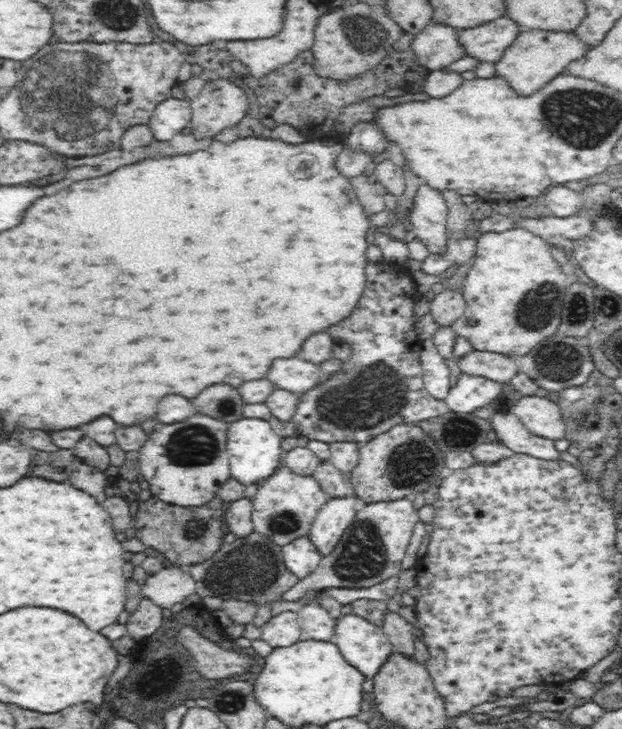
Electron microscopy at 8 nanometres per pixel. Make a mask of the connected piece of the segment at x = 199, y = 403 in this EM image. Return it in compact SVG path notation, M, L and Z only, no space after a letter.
M214 384L202 390L192 402L196 406L196 412L228 424L243 417L243 408L246 403L240 398L236 388L226 384Z

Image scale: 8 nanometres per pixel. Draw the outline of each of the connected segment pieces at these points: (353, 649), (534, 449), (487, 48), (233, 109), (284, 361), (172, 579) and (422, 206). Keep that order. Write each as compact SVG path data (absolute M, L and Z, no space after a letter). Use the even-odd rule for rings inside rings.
M354 613L336 620L335 633L330 641L340 649L348 663L368 678L378 672L387 656L394 651L383 627Z
M510 411L495 412L490 422L498 439L514 453L521 453L544 461L560 461L554 440L544 439L528 431Z
M505 17L478 26L458 31L457 41L465 56L477 62L498 62L504 49L512 44L520 30Z
M210 79L204 83L198 94L189 99L190 106L193 108L192 120L189 122L196 140L212 138L220 132L228 132L232 126L236 126L248 109L248 97L240 84L232 84L230 80Z
M278 358L270 364L266 378L274 382L276 388L290 392L304 393L320 382L323 376L319 364L300 358Z
M178 567L163 568L157 574L148 576L146 582L141 585L142 594L153 600L158 606L162 608L170 608L178 602L182 602L188 596L192 596L196 592L196 580L184 570Z
M420 185L407 219L412 224L411 237L422 240L432 254L444 254L449 232L447 204L440 191Z

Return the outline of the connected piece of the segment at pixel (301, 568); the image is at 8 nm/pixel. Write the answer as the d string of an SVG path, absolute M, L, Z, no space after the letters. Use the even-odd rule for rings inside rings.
M308 535L286 543L282 552L285 566L302 579L316 571L323 557Z

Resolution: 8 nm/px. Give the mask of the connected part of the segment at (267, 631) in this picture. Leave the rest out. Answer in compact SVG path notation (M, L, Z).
M285 611L271 617L260 630L261 639L274 649L292 646L303 639L296 611Z

